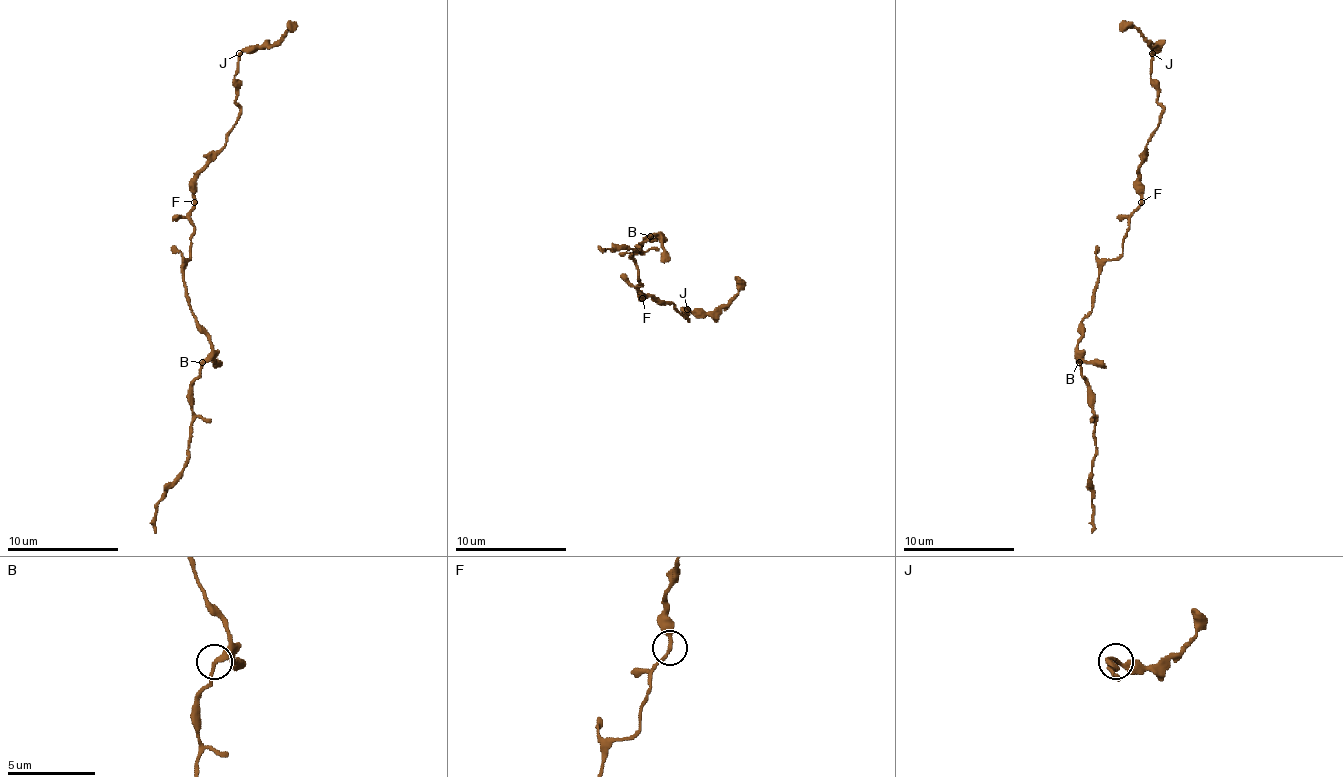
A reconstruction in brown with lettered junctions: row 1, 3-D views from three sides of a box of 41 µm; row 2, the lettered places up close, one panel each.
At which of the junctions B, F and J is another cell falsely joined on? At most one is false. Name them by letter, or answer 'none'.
none

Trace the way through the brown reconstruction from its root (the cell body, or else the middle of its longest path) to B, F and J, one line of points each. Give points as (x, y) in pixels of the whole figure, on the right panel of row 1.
B: (1116, 258), (1102, 266), (1094, 305), (1082, 319), (1082, 336), (1077, 344), (1080, 361)
F: (1116, 258), (1122, 252), (1122, 238), (1127, 230), (1130, 213), (1141, 202)
J: (1116, 258), (1130, 213), (1141, 202), (1138, 165), (1144, 146), (1164, 109), (1158, 84), (1150, 76), (1152, 53)

